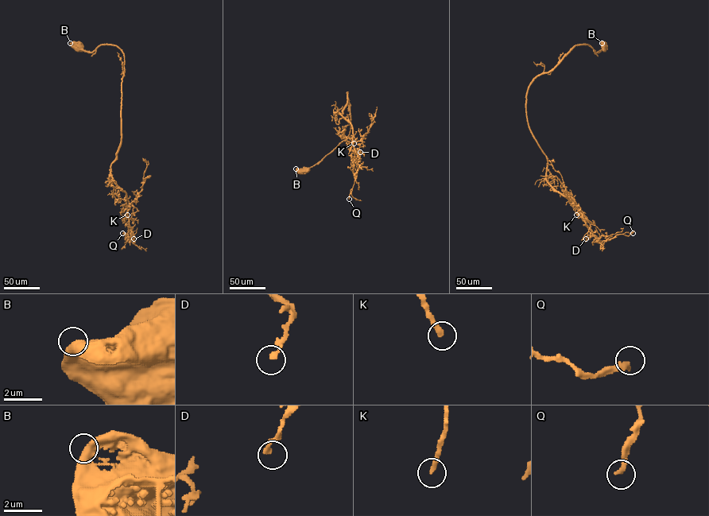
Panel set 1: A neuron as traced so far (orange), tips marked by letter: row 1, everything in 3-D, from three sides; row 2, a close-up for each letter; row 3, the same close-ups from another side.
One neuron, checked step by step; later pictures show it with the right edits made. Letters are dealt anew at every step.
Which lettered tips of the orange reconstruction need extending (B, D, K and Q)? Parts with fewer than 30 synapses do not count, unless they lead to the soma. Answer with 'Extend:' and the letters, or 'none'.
Extend: none

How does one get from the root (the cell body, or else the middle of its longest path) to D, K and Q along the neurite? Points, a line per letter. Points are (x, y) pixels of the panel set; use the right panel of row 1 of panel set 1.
D: (602, 46), (576, 45), (534, 79), (526, 100), (546, 181), (580, 211), (586, 238)
K: (602, 46), (596, 52), (576, 45), (527, 91), (527, 121), (547, 159), (546, 181), (573, 203), (576, 215)
Q: (602, 46), (576, 45), (537, 76), (526, 118), (547, 181), (597, 238), (633, 233)

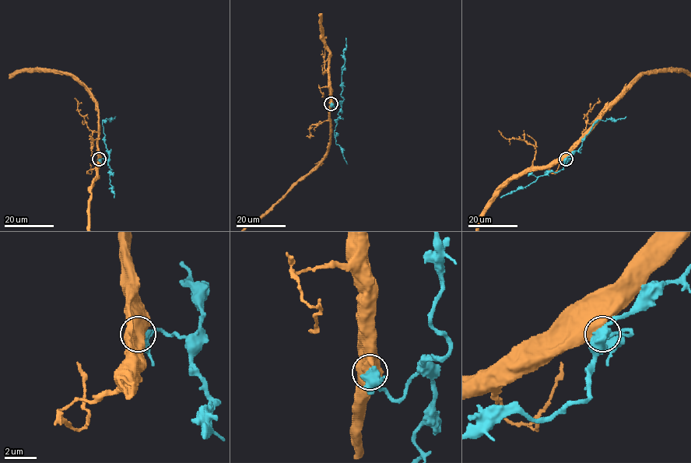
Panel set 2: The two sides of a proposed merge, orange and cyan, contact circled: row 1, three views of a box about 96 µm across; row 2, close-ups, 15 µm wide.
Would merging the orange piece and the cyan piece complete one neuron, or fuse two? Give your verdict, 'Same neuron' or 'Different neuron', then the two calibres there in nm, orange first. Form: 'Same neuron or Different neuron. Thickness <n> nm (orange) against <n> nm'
Different neuron. Thickness 850 nm (orange) against 700 nm

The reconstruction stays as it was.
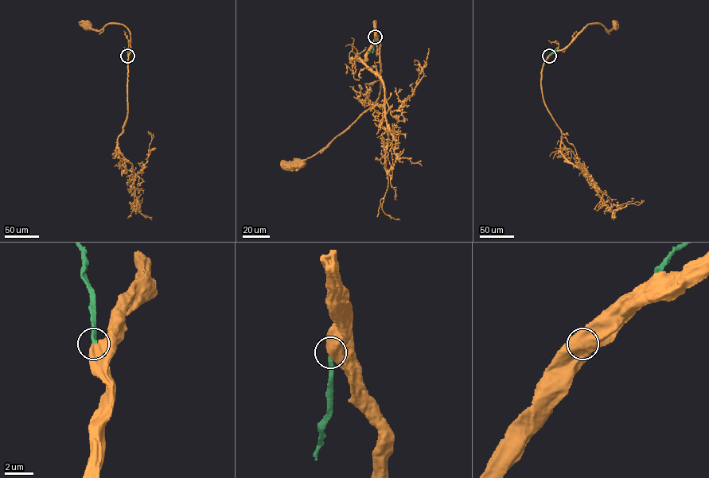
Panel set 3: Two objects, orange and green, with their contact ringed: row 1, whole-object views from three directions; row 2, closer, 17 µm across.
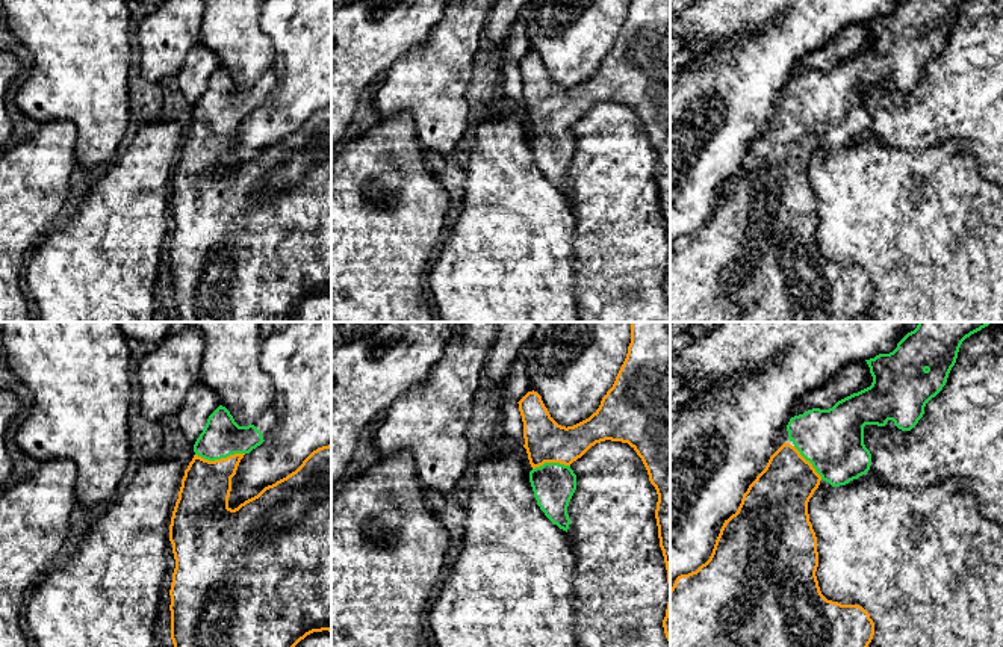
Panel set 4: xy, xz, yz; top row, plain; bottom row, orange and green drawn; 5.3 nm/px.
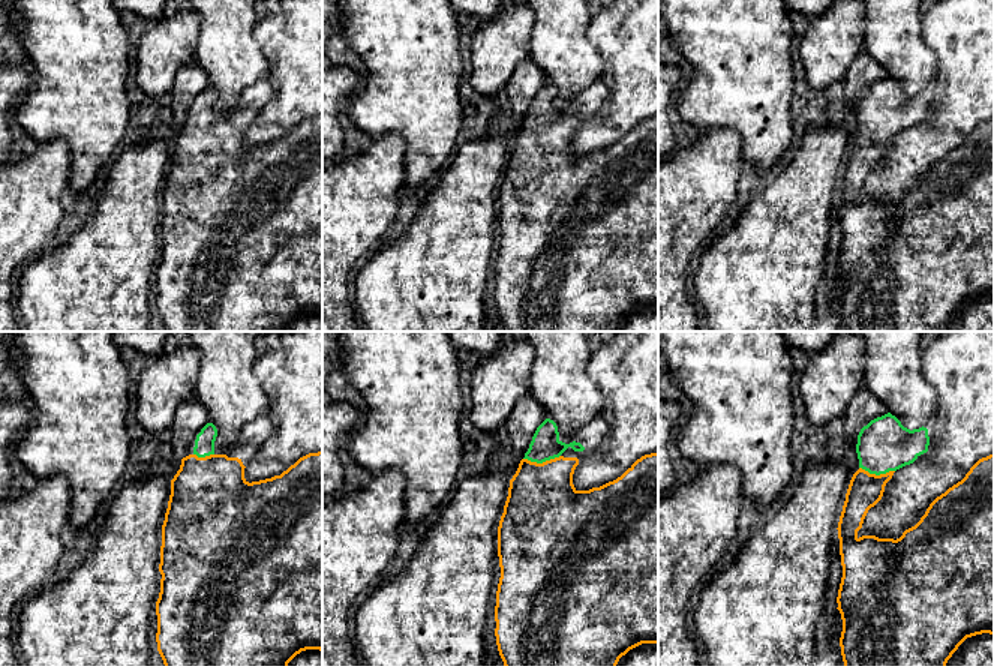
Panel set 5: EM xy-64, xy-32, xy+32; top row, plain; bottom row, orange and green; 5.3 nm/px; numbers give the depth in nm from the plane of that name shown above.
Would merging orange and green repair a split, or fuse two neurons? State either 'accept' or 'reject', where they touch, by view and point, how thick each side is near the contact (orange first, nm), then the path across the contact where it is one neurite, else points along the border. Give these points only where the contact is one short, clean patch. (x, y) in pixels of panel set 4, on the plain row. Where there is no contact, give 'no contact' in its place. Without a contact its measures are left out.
accept | xy (221, 120) | 280/220 nm | across xy (203, 160), (211, 130), (221, 120), (221, 99)

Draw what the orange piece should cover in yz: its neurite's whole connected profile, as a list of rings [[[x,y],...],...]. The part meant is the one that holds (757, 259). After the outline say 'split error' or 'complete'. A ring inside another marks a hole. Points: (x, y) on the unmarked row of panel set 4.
[[[902,0],[893,14],[865,21],[873,38],[870,48],[838,62],[829,71],[812,70],[790,80],[790,103],[770,118],[743,156],[737,174],[725,181],[710,221],[696,233],[678,237],[670,249],[670,322],[856,322],[867,313],[874,296],[870,275],[859,266],[828,262],[820,252],[815,237],[817,198],[808,163],[821,141],[840,148],[870,132],[865,86],[885,88],[893,82],[899,91],[911,92],[918,85],[926,65],[946,47],[964,2]]]; split error

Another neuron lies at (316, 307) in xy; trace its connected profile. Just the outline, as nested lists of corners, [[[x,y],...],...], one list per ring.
[[[313,293],[301,301],[286,322],[331,322],[331,293]]]

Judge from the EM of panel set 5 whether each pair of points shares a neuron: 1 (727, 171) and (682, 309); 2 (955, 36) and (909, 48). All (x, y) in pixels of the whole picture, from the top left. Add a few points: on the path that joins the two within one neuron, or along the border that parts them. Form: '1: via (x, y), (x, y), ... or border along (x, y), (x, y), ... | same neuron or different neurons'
1: via (693, 206), (678, 221), (675, 231), (675, 275) | same neuron
2: border along (921, 15), (921, 38), (936, 56), (934, 78) | different neurons

